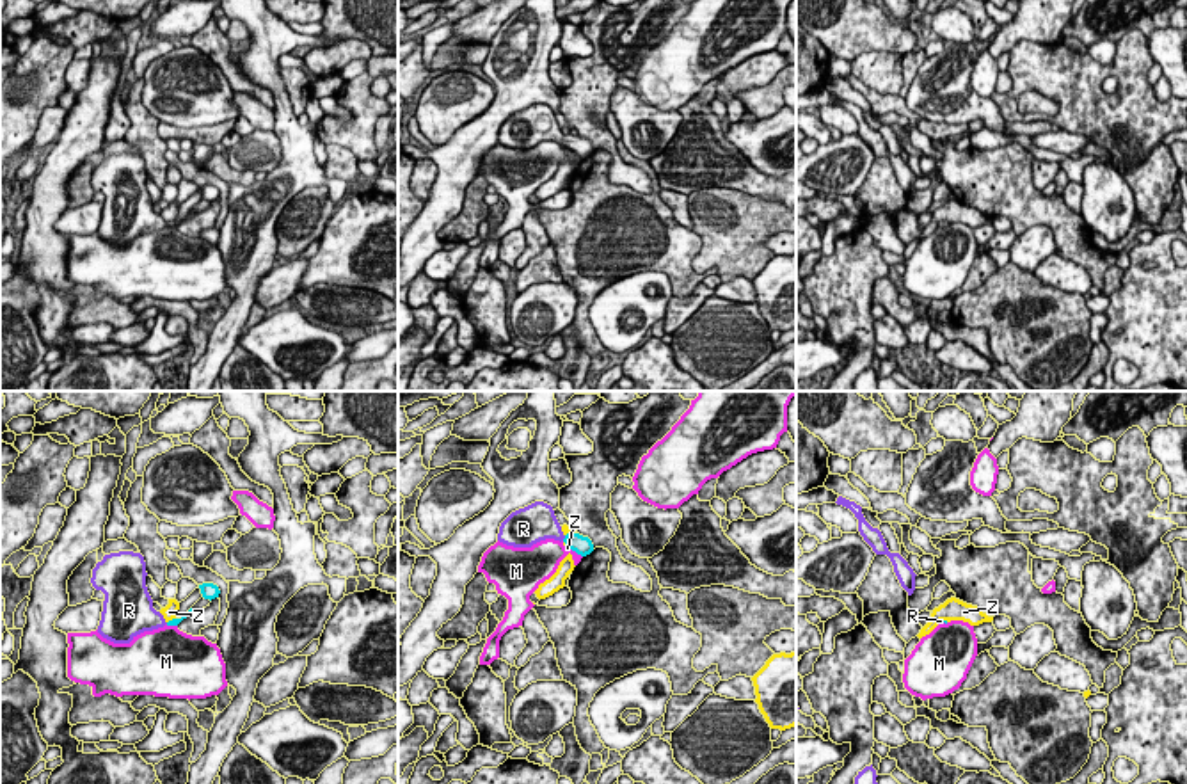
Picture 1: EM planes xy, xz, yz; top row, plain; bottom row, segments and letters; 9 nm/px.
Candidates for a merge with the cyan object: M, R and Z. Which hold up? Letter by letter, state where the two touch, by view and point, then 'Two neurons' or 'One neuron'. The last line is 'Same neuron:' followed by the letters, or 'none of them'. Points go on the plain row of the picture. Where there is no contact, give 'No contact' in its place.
M: Touches cyan at xz (576, 153). Two neurons
R: Touches cyan at xz (565, 139). One neuron
Z: Touches cyan at xy (173, 221). Two neurons
Same neuron: R

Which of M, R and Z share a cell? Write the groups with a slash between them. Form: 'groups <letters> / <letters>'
groups M / R / Z

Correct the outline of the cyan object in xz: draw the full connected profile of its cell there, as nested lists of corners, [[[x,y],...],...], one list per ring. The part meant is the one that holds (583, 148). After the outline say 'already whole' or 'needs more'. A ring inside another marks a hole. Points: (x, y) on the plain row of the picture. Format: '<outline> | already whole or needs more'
[[[535,103],[512,114],[499,128],[498,142],[514,149],[531,149],[533,146],[554,140],[563,142],[572,153],[586,158],[594,153],[588,139],[563,135],[551,107]]] | needs more

